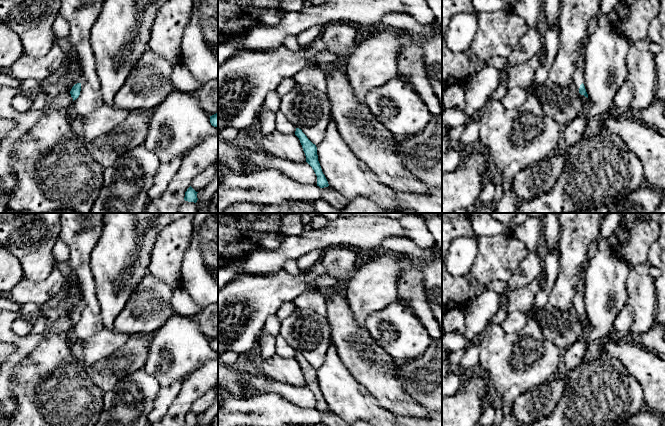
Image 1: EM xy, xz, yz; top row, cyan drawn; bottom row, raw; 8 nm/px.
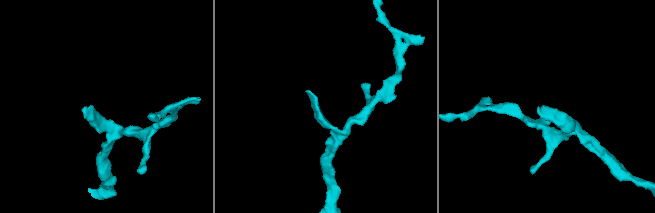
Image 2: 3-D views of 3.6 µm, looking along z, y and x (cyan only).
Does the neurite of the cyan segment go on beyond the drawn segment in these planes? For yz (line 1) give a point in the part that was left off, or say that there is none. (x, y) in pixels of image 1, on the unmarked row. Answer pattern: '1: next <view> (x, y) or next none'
1: next none

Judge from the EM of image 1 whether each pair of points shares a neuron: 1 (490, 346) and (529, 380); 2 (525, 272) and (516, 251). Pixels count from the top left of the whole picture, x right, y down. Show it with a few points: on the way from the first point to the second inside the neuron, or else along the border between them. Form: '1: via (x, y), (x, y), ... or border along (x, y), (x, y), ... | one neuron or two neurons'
1: via (501, 357), (506, 362), (511, 373), (518, 374) | one neuron
2: border along (528, 251), (528, 254), (507, 280) | two neurons

